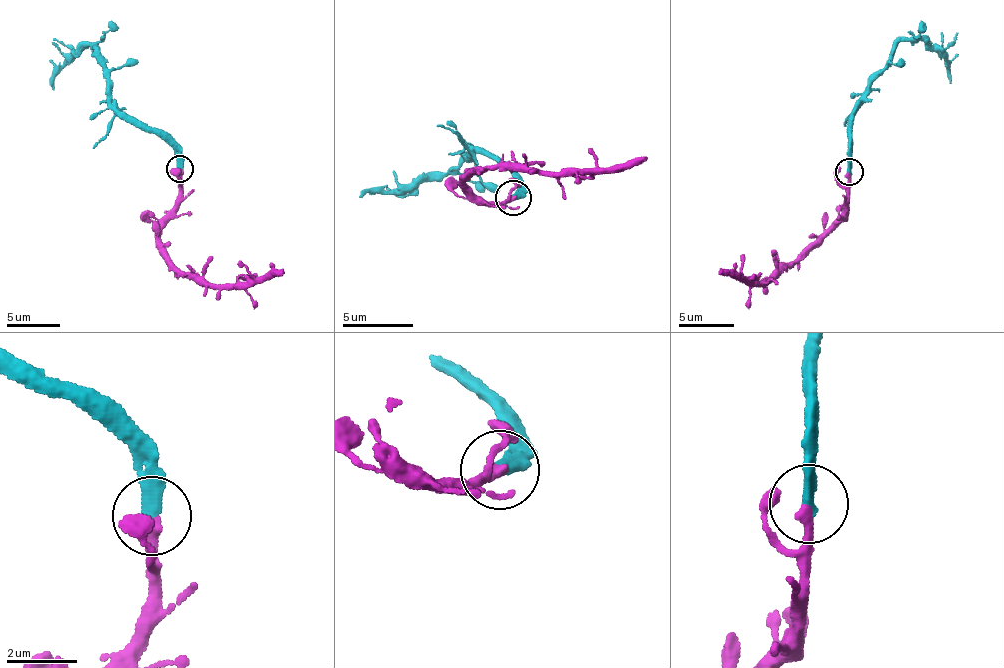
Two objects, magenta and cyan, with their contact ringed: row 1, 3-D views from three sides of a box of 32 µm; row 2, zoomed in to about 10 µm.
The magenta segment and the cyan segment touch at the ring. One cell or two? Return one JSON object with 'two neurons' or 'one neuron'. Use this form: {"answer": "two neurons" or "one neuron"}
{"answer": "one neuron"}

